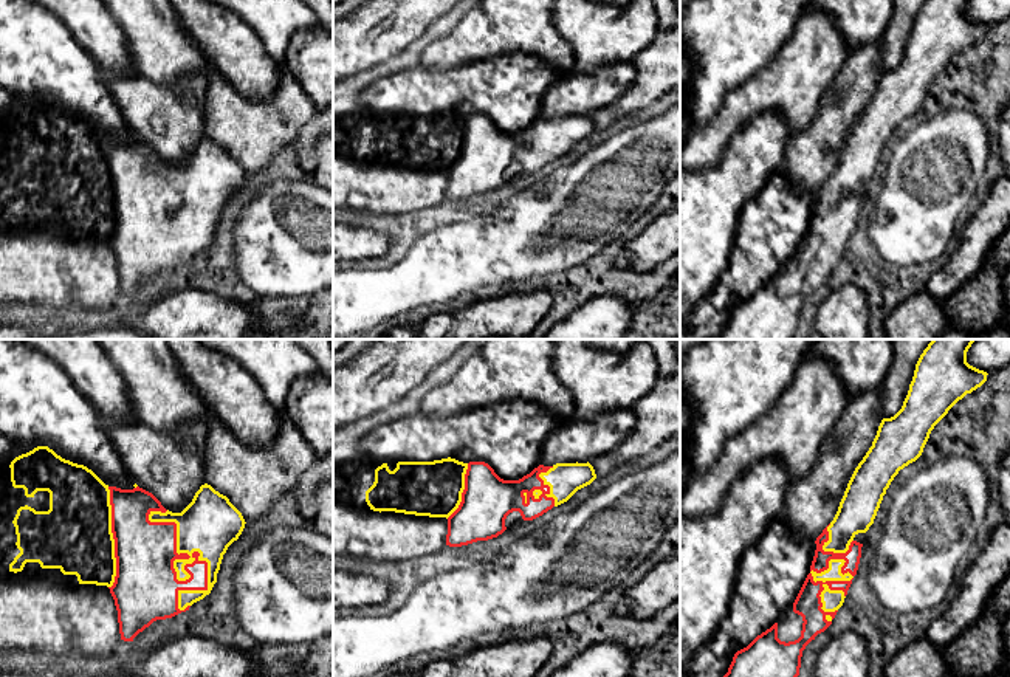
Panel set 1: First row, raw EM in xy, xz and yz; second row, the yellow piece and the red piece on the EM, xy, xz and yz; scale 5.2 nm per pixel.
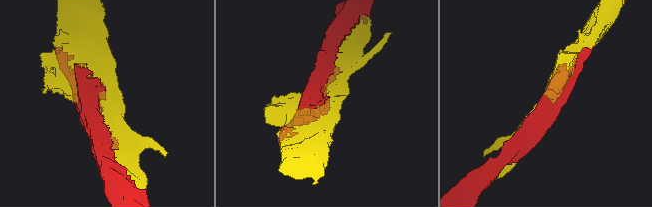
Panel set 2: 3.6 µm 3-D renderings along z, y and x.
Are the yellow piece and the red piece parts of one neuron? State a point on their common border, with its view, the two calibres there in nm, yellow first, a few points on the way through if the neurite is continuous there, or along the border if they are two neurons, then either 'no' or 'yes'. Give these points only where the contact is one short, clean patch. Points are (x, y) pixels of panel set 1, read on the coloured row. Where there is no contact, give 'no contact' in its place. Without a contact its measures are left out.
contact xy (199, 558); calibres 300 and 260 nm; yes

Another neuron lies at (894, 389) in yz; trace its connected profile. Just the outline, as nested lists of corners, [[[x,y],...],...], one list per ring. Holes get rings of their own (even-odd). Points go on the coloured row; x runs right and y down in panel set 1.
[[[894,339],[895,361],[880,386],[883,418],[894,417],[903,406],[916,364],[933,339]]]

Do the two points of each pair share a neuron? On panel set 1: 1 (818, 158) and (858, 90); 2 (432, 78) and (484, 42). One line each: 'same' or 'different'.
1: same
2: different

